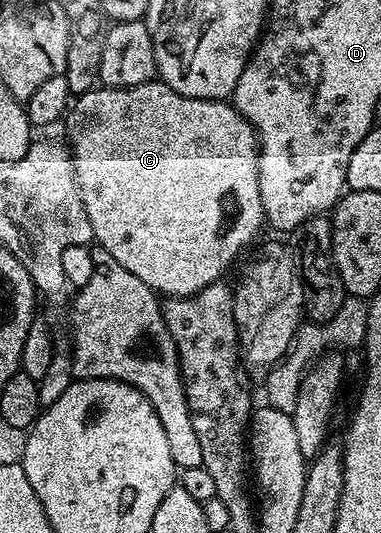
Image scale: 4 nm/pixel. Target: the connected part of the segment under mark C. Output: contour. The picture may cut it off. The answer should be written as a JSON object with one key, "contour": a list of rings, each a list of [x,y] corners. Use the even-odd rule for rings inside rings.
{"contour":[[[158,79],[149,80],[140,85],[129,87],[128,89],[96,87],[90,89],[88,93],[78,94],[78,96],[74,98],[73,104],[70,106],[69,112],[65,117],[65,126],[66,125],[67,137],[65,136],[65,141],[70,148],[71,159],[75,162],[75,182],[79,184],[79,190],[83,196],[85,215],[89,215],[89,223],[93,223],[93,235],[95,236],[98,248],[104,249],[109,255],[113,255],[113,259],[117,259],[117,263],[121,263],[121,267],[125,267],[125,271],[129,271],[141,283],[145,283],[148,287],[154,289],[156,294],[162,295],[164,298],[191,297],[197,291],[209,287],[213,282],[220,280],[220,278],[224,276],[223,272],[238,259],[239,252],[241,252],[242,249],[258,235],[259,228],[264,228],[265,218],[263,215],[263,208],[261,207],[261,187],[259,186],[259,139],[255,132],[255,128],[235,110],[234,104],[232,104],[230,100],[214,101],[213,99],[189,99],[185,95],[173,91],[165,82]]]}

